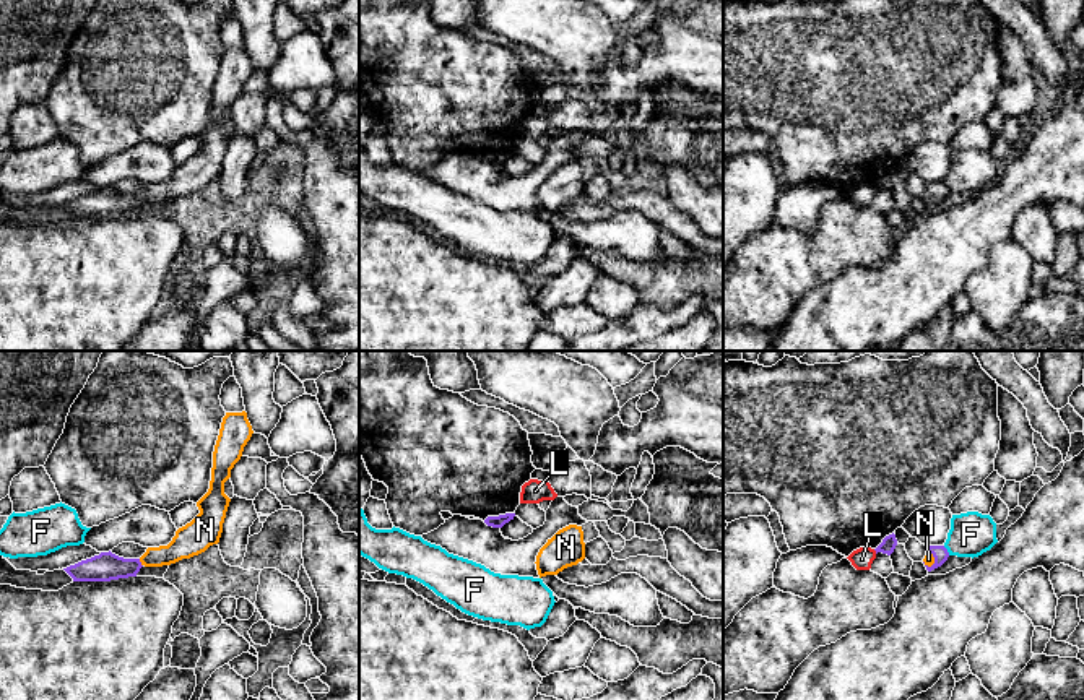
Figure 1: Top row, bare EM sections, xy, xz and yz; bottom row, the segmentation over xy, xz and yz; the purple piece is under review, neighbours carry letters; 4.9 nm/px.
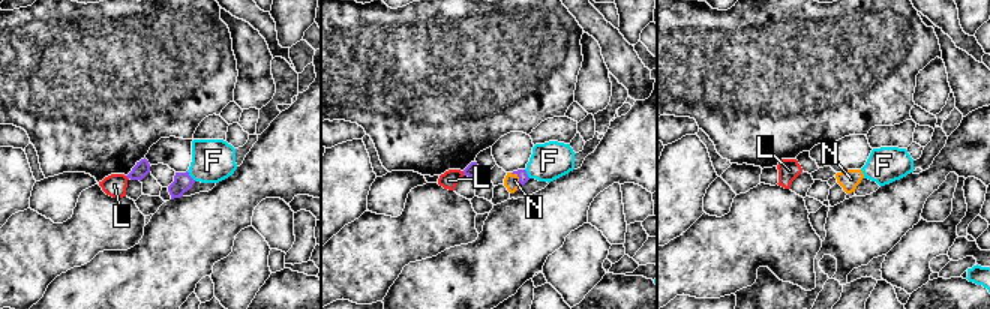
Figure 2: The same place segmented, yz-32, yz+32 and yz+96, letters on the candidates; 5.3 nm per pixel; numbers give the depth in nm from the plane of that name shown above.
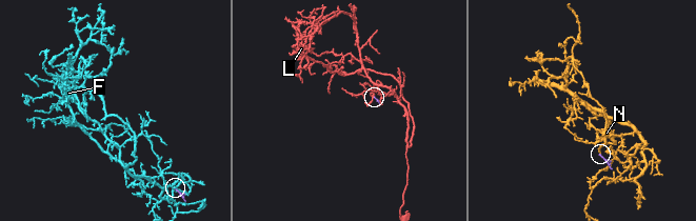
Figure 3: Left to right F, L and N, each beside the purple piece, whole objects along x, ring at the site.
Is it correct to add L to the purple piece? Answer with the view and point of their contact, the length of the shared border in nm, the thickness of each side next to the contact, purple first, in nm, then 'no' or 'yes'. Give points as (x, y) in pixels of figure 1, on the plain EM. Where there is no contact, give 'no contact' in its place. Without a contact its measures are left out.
meets purple in yz at (875, 185); contact 30 nm long; 70 nm thick on the purple side, 110 nm on the other; no

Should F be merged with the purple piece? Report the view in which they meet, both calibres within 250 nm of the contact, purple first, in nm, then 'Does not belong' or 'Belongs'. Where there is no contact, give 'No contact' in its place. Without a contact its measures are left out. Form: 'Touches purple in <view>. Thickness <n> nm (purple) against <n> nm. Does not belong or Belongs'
Touches purple in yz. Thickness 80 nm (purple) against 220 nm. Does not belong

